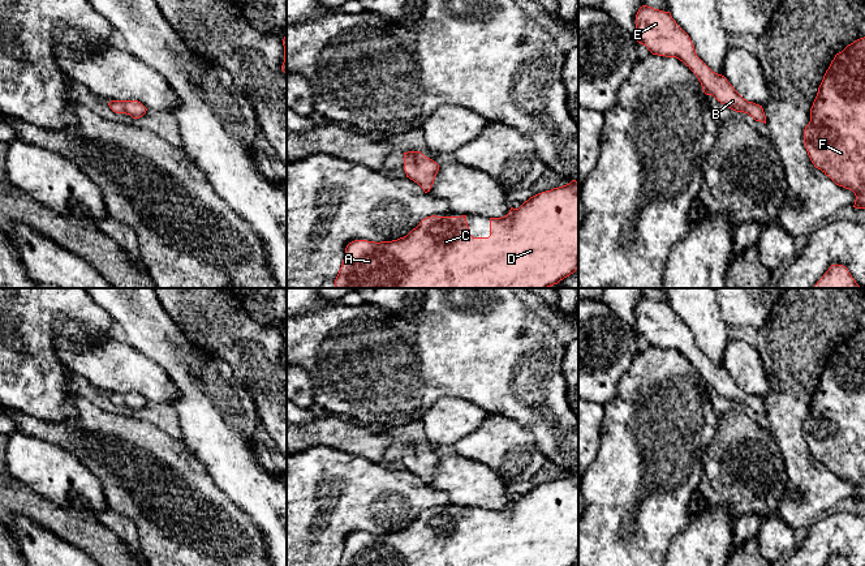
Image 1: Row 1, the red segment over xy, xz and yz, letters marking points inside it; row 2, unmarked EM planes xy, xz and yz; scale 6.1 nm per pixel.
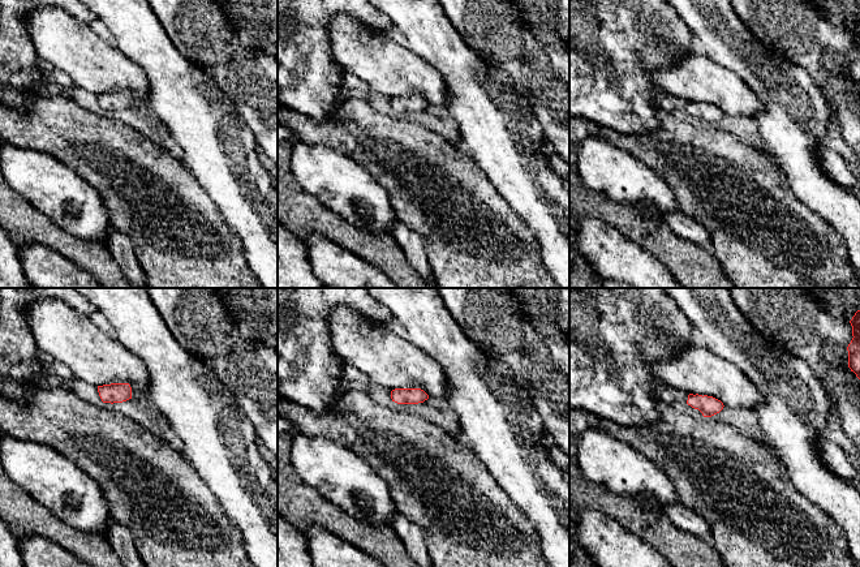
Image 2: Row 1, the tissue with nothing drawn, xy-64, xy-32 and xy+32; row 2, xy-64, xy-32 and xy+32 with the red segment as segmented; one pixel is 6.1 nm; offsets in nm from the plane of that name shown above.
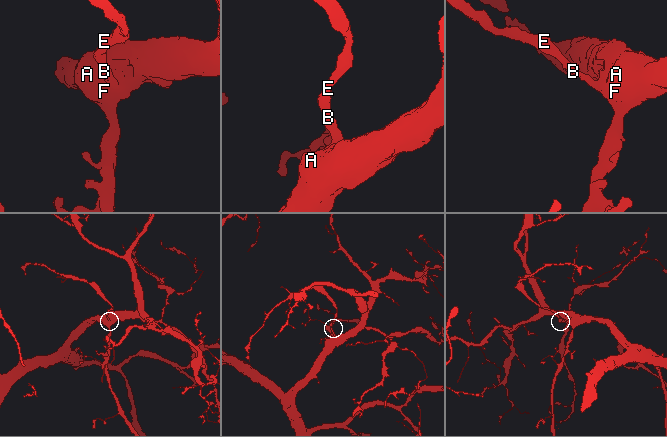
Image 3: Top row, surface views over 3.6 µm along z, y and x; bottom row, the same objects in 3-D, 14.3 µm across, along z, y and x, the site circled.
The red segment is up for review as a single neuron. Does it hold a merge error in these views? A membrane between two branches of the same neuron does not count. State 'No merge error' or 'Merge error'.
No merge error

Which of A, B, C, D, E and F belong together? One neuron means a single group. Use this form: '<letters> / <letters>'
A B C D E F

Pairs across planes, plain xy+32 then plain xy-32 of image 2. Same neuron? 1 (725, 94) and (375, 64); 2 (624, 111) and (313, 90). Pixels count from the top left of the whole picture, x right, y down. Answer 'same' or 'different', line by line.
1: same
2: same

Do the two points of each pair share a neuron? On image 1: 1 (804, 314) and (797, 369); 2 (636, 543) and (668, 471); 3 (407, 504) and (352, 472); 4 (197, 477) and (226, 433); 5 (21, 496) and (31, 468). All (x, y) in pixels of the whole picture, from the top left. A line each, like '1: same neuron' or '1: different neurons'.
1: same neuron
2: same neuron
3: same neuron
4: different neurons
5: different neurons

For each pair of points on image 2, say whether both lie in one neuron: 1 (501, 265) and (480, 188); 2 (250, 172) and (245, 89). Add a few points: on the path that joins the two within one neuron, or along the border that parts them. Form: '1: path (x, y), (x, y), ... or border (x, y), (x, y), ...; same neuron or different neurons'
1: path (481, 245), (480, 207); same neuron
2: border (232, 101), (259, 150); different neurons

